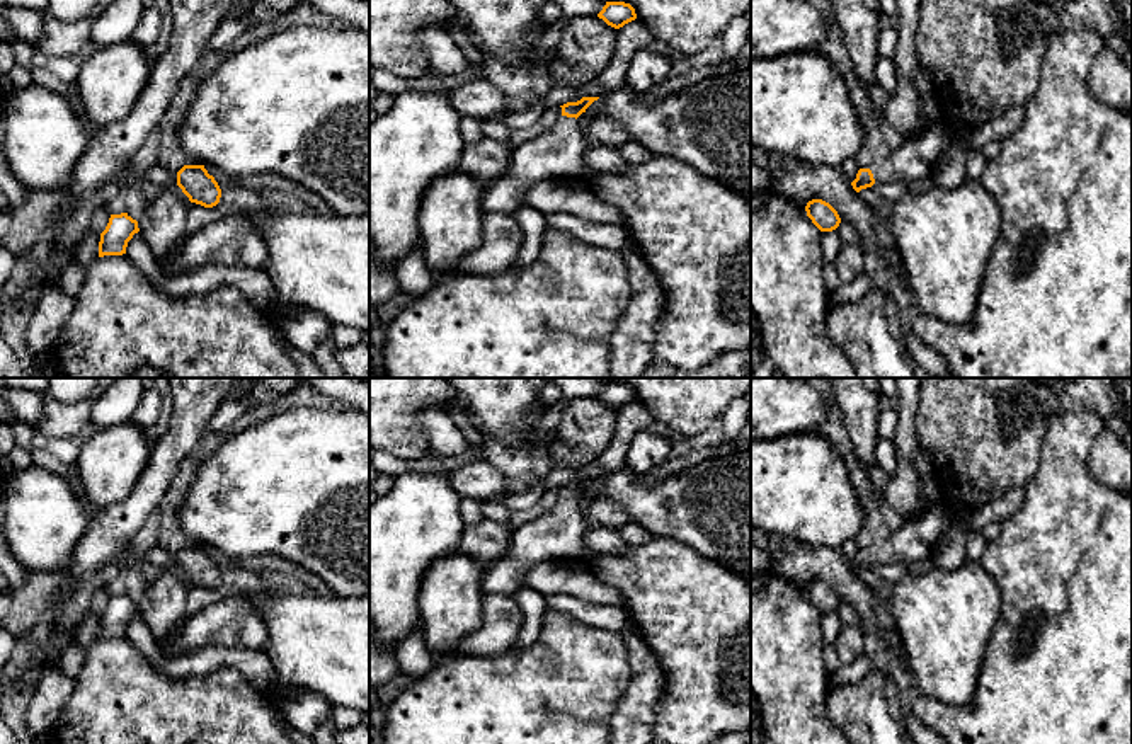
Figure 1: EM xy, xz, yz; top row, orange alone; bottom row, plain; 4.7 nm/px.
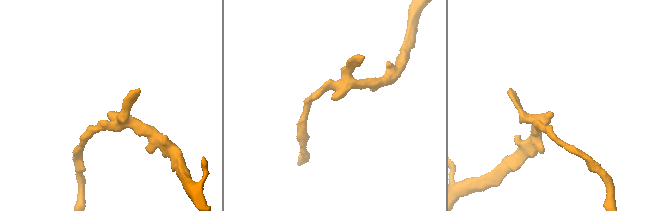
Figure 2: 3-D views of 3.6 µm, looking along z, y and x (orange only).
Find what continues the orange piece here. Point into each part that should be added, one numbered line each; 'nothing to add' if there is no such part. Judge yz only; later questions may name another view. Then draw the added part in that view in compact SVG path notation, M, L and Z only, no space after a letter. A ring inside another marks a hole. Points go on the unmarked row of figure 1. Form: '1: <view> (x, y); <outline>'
1: yz (916, 538); M931 504L921 516L906 519L897 531L870 548L875 562L911 564L931 558L940 536L953 524L941 504Z

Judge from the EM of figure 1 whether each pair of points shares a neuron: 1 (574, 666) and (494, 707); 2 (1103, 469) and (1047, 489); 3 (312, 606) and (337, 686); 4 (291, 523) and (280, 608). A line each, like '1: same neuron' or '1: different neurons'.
1: same neuron
2: different neurons
3: same neuron
4: different neurons

